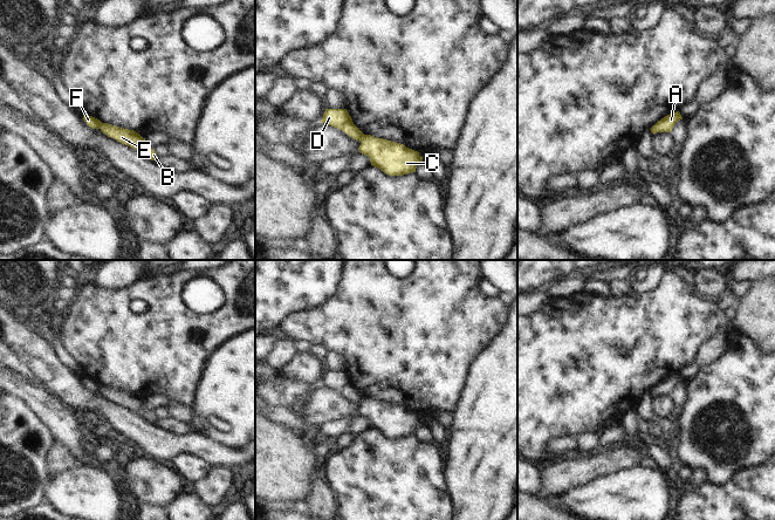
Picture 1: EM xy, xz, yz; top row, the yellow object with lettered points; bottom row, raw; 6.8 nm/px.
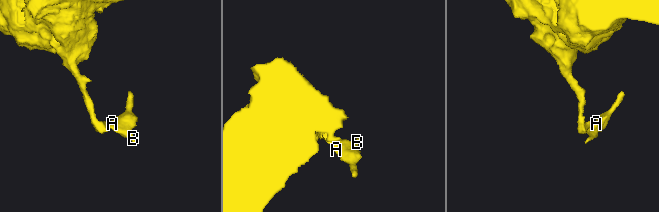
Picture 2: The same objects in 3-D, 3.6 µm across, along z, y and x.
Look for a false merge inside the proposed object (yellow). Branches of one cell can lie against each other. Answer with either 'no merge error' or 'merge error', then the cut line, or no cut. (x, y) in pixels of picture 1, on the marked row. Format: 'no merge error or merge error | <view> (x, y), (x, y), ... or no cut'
merge error | xz (364, 135), (359, 141)

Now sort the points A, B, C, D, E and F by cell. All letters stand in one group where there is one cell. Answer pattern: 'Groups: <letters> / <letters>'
Groups: A B C E / D F.

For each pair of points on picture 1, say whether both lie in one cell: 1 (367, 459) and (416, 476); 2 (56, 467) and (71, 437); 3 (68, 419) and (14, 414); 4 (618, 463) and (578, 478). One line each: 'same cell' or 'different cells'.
1: same cell
2: different cells
3: different cells
4: same cell

